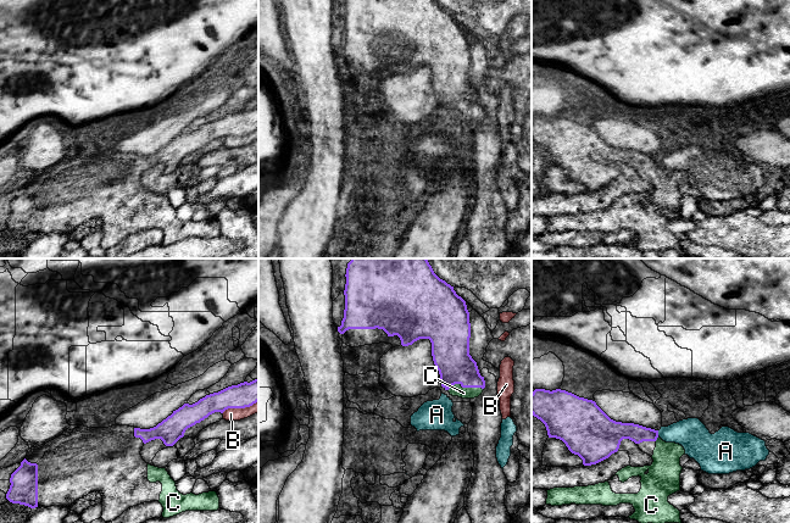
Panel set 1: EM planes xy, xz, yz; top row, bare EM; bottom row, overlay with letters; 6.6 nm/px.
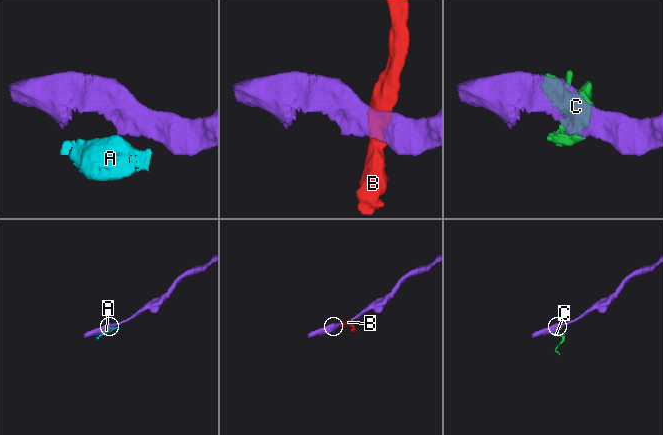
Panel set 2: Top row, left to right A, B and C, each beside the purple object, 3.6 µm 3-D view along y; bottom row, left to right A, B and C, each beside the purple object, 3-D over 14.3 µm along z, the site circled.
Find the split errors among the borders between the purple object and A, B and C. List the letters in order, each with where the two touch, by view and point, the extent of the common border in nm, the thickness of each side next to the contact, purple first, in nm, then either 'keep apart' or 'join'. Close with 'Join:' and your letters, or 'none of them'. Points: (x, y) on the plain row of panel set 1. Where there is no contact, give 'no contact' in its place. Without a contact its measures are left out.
A: meets purple in yz at (657, 160); contact 40 nm long; 120 nm thick on the purple side, 200 nm on the other; keep apart
B: meets purple in xy at (239, 134); contact 260 nm long; 160 nm thick on the purple side, 80 nm on the other; keep apart
C: meets purple in xz at (465, 113); contact 240 nm long; 240 nm thick on the purple side, 80 nm on the other; join
Join: C

